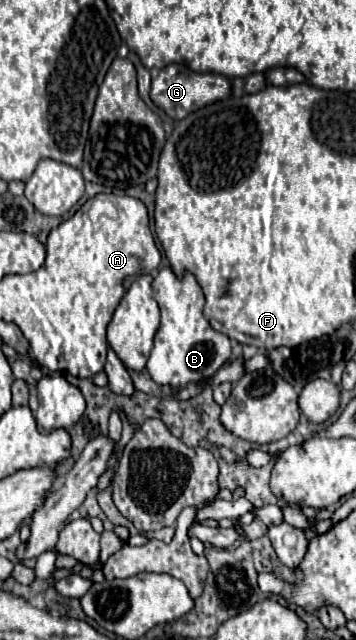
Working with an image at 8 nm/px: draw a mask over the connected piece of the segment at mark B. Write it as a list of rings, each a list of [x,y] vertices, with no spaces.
[[[161,268],[153,280],[153,298],[161,310],[161,324],[153,340],[147,370],[157,384],[185,388],[191,382],[211,378],[223,364],[229,362],[229,338],[213,330],[207,318],[203,316],[205,298],[191,274],[177,278],[171,268]]]

